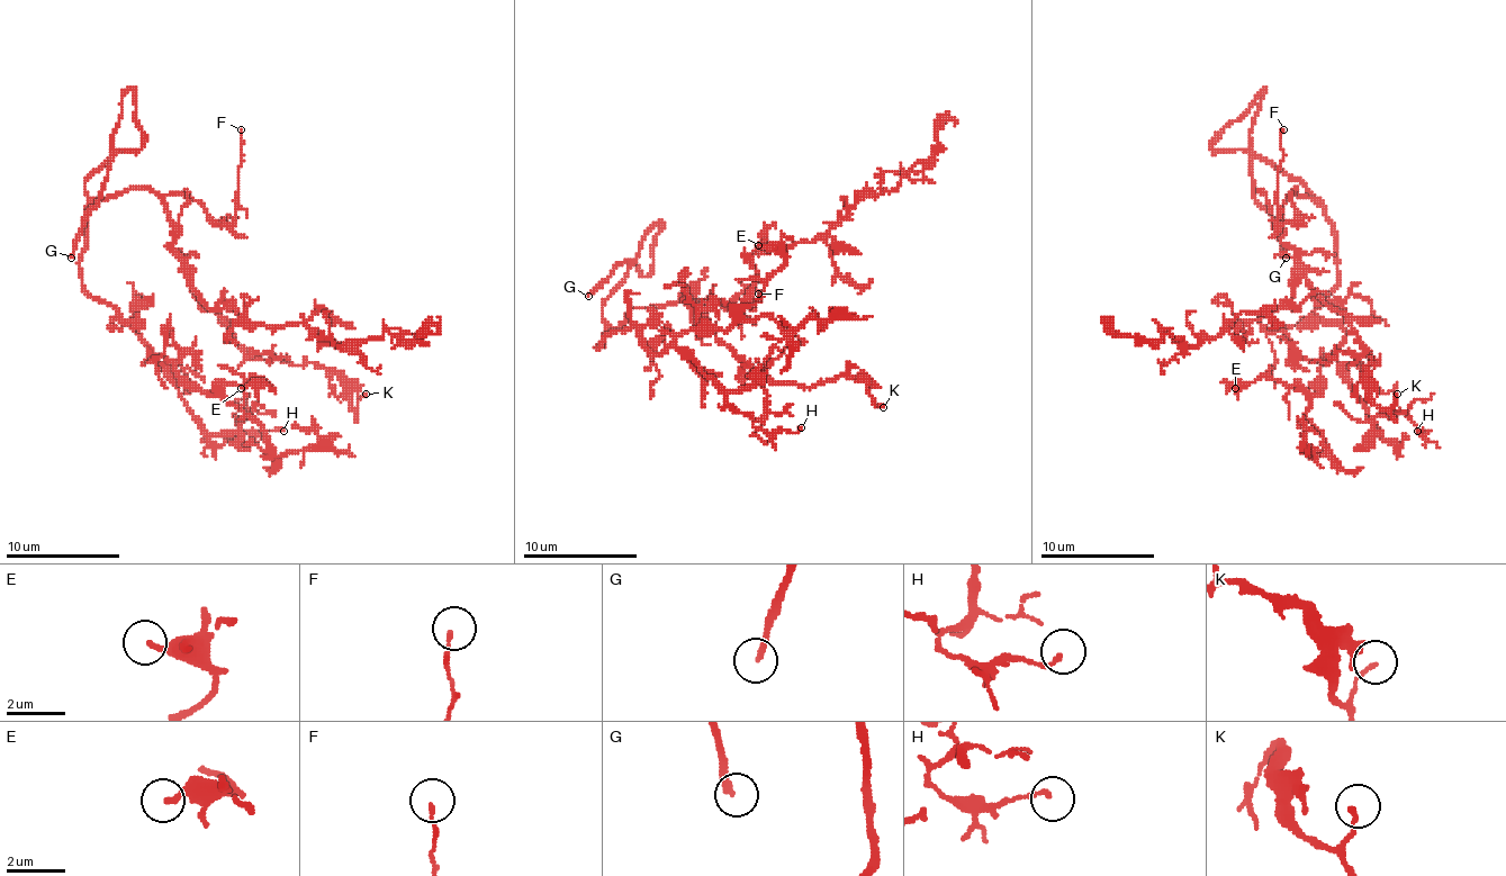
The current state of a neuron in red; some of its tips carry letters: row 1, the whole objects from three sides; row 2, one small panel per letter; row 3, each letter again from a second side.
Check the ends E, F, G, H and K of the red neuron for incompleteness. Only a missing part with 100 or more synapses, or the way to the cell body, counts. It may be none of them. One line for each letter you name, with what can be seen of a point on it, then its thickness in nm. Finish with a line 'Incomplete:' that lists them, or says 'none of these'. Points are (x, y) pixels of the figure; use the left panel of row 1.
G: place (71, 258); calibre 180 nm
Incomplete: G

